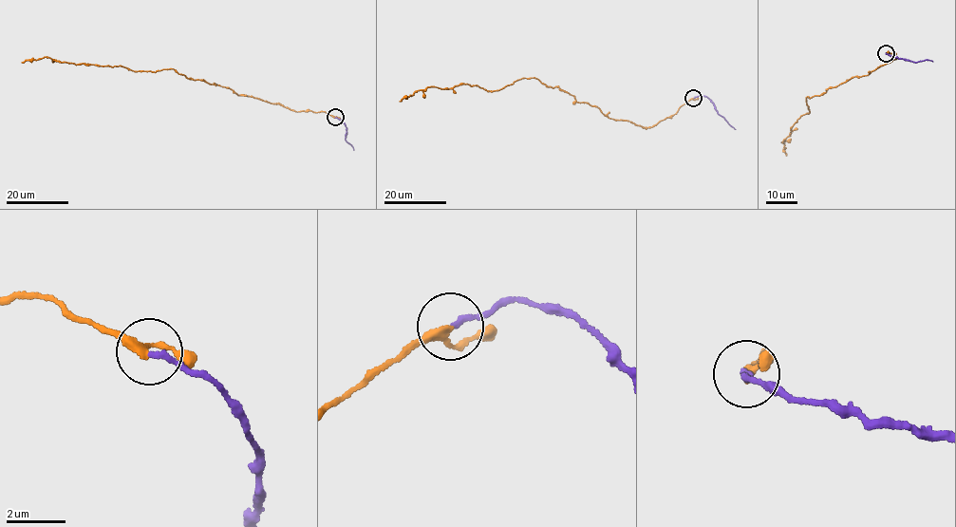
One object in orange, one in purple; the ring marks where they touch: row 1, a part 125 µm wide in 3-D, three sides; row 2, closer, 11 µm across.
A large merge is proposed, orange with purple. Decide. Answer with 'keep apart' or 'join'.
join

